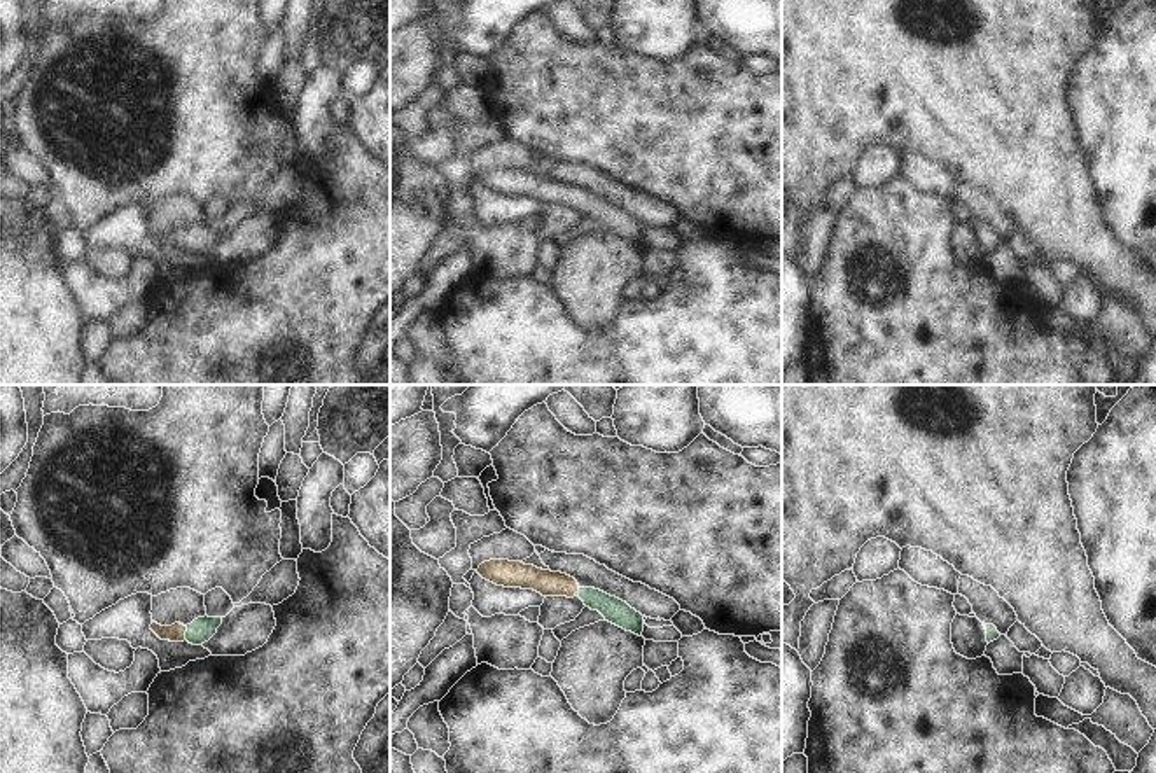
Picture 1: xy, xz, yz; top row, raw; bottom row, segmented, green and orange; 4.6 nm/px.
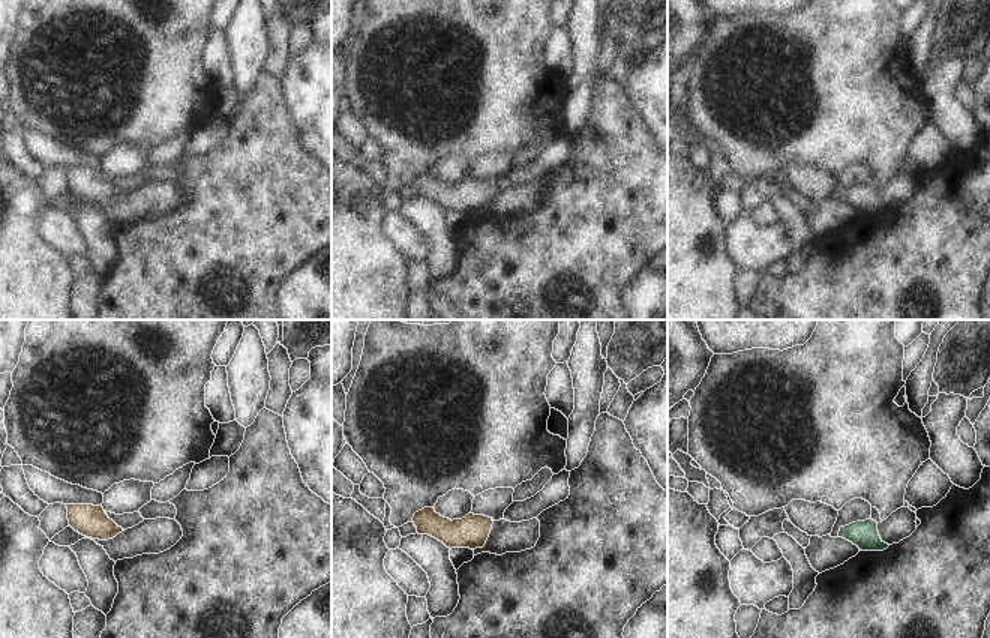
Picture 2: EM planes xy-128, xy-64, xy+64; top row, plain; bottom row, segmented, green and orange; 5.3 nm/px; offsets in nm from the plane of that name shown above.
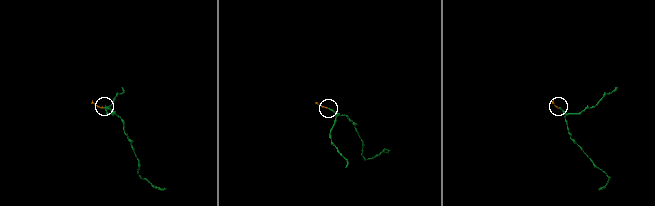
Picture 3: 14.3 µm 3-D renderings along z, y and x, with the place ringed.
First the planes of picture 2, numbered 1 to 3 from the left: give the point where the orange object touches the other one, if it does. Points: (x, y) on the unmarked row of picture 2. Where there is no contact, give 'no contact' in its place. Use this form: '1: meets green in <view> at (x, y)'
1: no contact
2: no contact
3: no contact

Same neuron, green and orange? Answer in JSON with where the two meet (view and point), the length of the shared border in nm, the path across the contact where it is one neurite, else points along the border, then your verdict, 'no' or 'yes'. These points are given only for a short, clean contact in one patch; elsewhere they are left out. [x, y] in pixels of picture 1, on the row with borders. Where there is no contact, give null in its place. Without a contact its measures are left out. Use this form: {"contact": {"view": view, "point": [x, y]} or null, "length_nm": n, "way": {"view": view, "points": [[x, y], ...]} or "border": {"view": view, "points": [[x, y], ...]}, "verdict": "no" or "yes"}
{"contact": {"view": "xy", "point": [186, 633]}, "length_nm": 70, "way": {"view": "xy", "points": [[200, 630], [186, 633], [175, 632]]}, "verdict": "yes"}

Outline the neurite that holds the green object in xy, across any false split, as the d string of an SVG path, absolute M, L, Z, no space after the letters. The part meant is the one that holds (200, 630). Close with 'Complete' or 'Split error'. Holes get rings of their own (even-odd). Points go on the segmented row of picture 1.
M198 617L191 624L184 626L175 623L171 626L161 626L152 621L150 630L161 638L170 642L184 642L187 640L192 645L201 645L208 642L217 628L222 624L222 617Z. Split error

